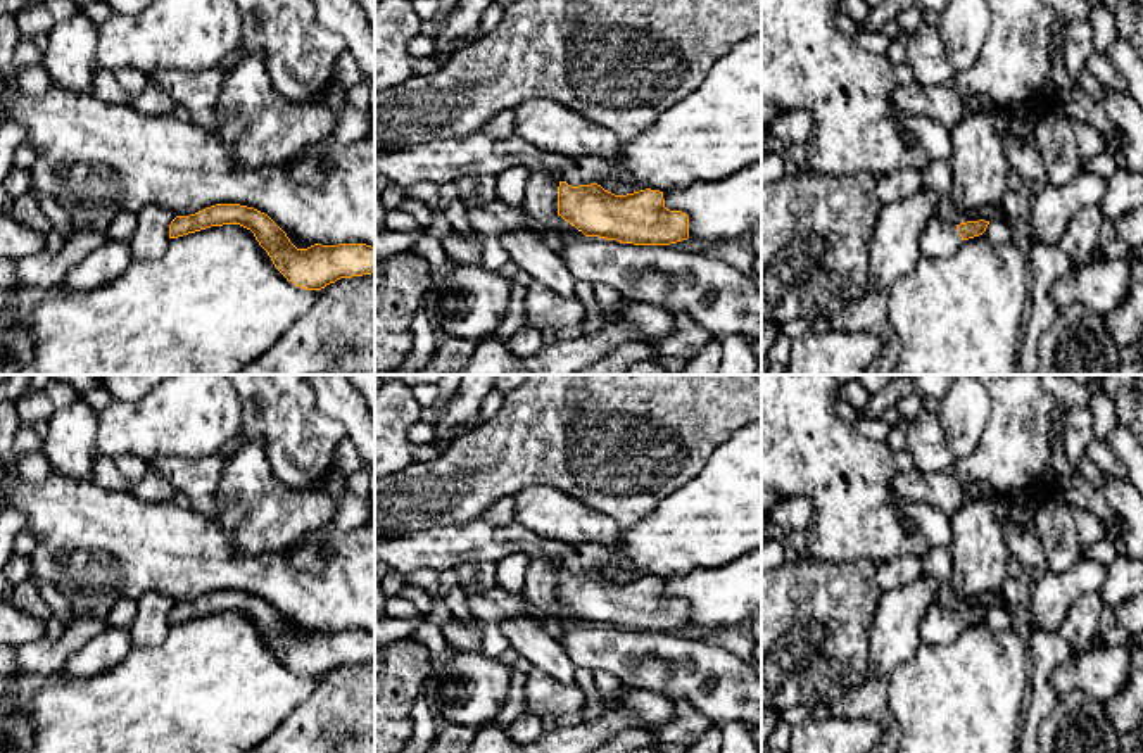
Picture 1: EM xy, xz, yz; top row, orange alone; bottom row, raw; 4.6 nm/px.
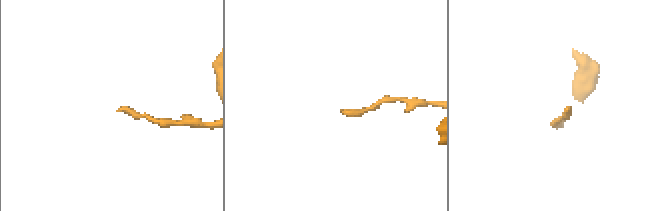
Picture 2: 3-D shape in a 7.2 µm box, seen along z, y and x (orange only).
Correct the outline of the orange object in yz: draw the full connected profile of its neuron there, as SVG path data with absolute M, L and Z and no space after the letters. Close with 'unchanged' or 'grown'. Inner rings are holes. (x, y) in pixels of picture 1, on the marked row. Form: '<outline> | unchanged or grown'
M934 214L919 238L920 254L922 257L944 259L951 256L963 240L982 235L988 225L989 221L984 219L953 225L939 214Z | grown

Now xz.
M482 130L397 152L375 152L375 178L385 176L402 187L454 183L470 174L499 176L515 166L554 174L559 180L558 216L585 237L634 245L670 245L689 238L689 216L666 209L663 192L646 188L615 195L597 185L597 180L634 181L608 159L570 159L544 152L516 135L494 138Z | grown

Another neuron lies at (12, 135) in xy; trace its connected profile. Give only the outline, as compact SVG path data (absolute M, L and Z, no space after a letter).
M0 123L0 183L17 162L14 152L24 142L24 128L14 123Z

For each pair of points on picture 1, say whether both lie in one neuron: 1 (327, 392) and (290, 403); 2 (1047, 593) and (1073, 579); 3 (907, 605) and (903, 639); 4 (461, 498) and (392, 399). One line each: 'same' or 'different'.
1: different
2: same
3: same
4: different

